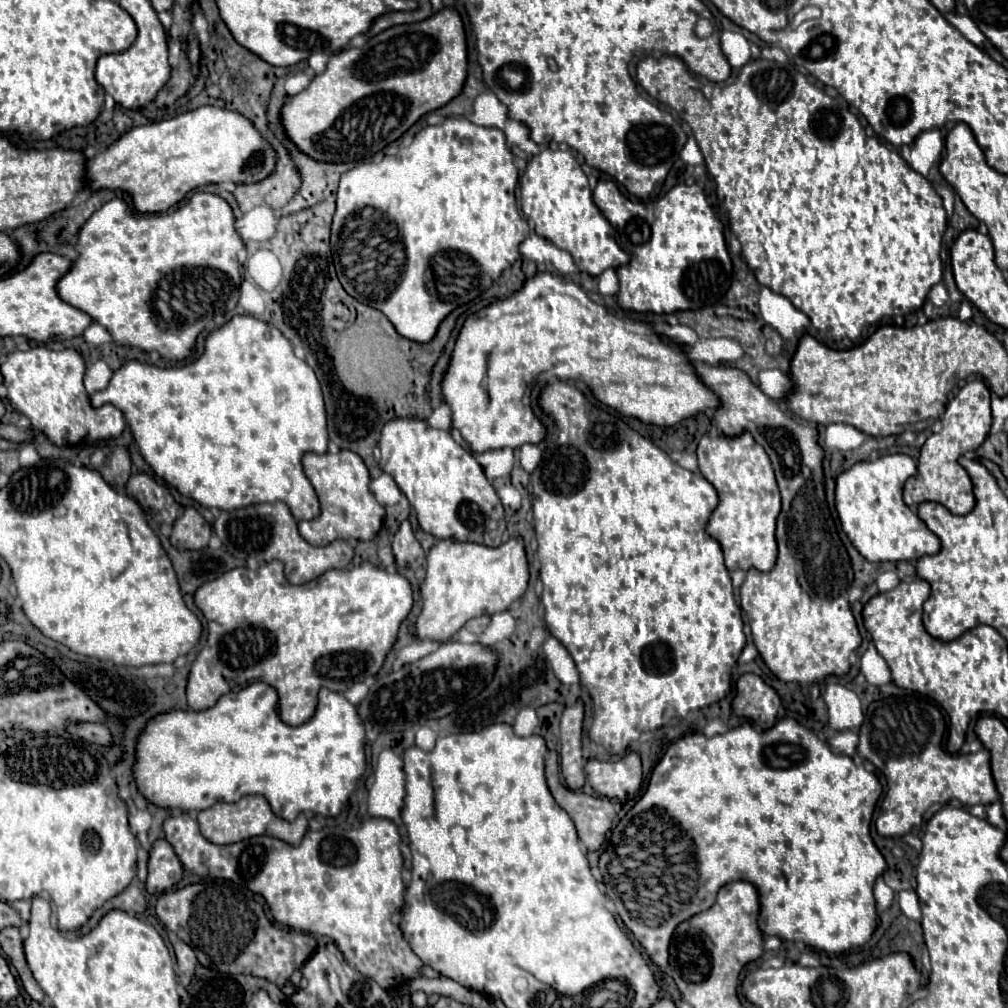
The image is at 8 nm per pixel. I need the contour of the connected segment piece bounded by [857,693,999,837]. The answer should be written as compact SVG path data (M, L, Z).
M919 693L889 697L867 707L865 721L859 731L857 753L881 769L889 781L889 801L881 803L875 821L877 833L883 837L903 837L923 823L925 811L933 803L957 799L961 805L989 805L999 799L993 783L989 751L981 749L969 755L949 755L943 749L945 717L939 705Z

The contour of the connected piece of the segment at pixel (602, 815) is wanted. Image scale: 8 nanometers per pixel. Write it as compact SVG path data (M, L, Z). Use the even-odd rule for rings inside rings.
M549 753L547 755L547 761L545 761L545 775L547 775L547 785L549 785L549 791L553 795L553 799L569 813L569 817L573 819L575 827L577 827L577 833L579 833L579 839L581 843L585 845L585 849L589 851L597 851L601 849L601 845L605 843L605 837L613 825L613 819L615 819L615 809L611 805L611 801L605 797L591 797L591 795L585 795L585 793L571 793L567 787L561 785L559 781L559 763L557 763L557 753Z

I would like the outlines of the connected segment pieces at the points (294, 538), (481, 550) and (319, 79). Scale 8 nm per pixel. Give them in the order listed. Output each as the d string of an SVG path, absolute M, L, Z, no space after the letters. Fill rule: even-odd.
M281 501L261 503L235 511L221 511L213 521L213 531L221 539L223 547L237 559L255 559L257 563L269 563L279 559L285 563L285 577L293 585L303 585L321 577L327 569L347 569L353 559L353 547L347 541L333 541L327 547L309 545L297 531L297 521L289 507Z
M521 537L499 547L441 539L427 555L427 577L421 585L423 609L417 619L417 637L447 641L469 619L507 611L523 597L529 583L529 563Z
M445 7L425 21L397 25L375 35L365 47L345 49L329 59L327 71L317 75L311 85L287 99L283 105L283 125L297 147L317 161L351 163L363 161L389 143L397 141L425 113L447 105L457 97L467 79L467 37L461 15Z

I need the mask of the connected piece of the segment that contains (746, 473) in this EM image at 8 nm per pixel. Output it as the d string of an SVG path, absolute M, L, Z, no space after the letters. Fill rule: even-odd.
M751 433L737 437L703 435L697 447L697 457L701 475L719 493L719 505L707 523L707 533L719 541L725 555L725 567L729 571L747 571L751 567L771 571L777 559L775 521L781 511L781 495L765 449L751 437Z

